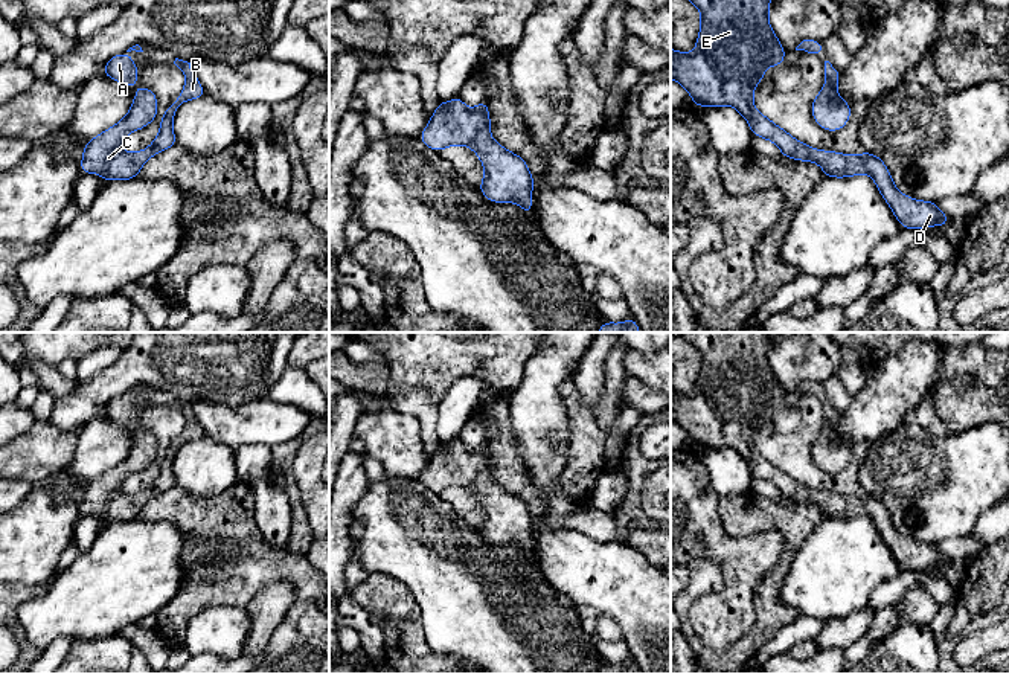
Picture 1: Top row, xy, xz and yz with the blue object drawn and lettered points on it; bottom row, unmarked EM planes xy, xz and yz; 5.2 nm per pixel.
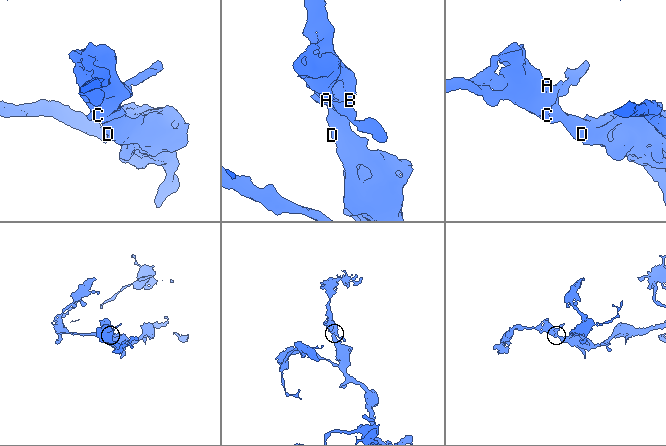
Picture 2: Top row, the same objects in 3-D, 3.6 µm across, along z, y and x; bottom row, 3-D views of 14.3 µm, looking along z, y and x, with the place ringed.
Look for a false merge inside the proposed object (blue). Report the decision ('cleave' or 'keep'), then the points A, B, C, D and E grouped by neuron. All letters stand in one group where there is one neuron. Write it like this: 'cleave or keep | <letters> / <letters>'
keep | A B C D E

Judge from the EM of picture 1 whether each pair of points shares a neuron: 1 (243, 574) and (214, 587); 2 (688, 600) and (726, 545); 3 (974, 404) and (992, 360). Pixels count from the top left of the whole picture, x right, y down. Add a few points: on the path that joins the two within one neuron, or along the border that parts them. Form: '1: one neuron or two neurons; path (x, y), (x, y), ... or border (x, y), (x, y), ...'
1: one neuron; path (235, 574), (227, 574), (221, 580)
2: two neurons; border (686, 561), (711, 560), (720, 569), (723, 589)
3: one neuron; path (985, 394), (992, 386), (992, 371)

